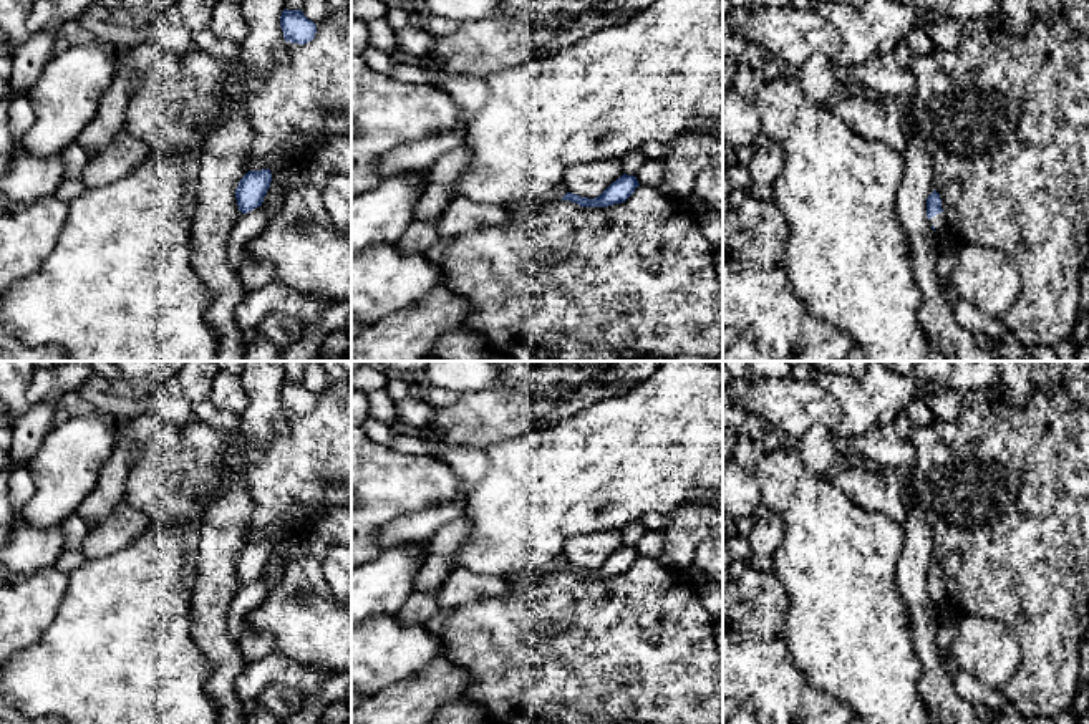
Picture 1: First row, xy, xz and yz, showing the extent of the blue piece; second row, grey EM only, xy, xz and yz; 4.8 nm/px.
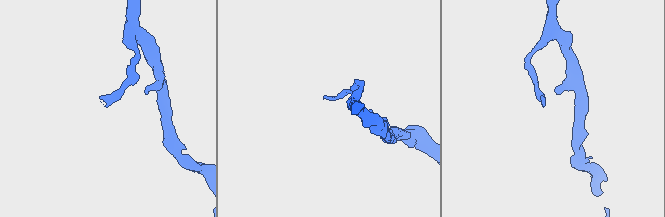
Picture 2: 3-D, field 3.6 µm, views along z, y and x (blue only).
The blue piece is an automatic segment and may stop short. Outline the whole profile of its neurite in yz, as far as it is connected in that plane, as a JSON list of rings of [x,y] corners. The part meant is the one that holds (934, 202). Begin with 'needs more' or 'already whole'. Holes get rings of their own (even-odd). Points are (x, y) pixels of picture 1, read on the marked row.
needs more | [[[933,191],[927,199],[927,217],[937,234],[946,232],[946,215],[941,209],[941,199],[937,191]]]

